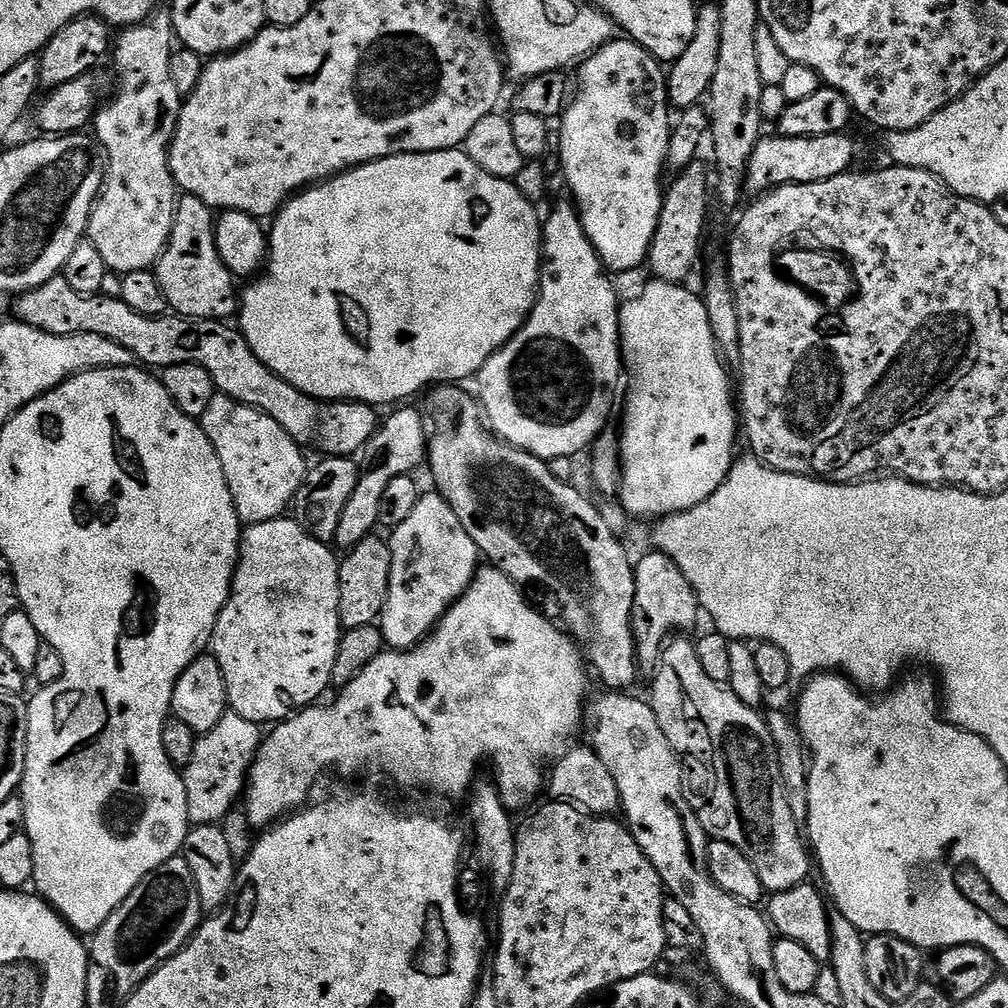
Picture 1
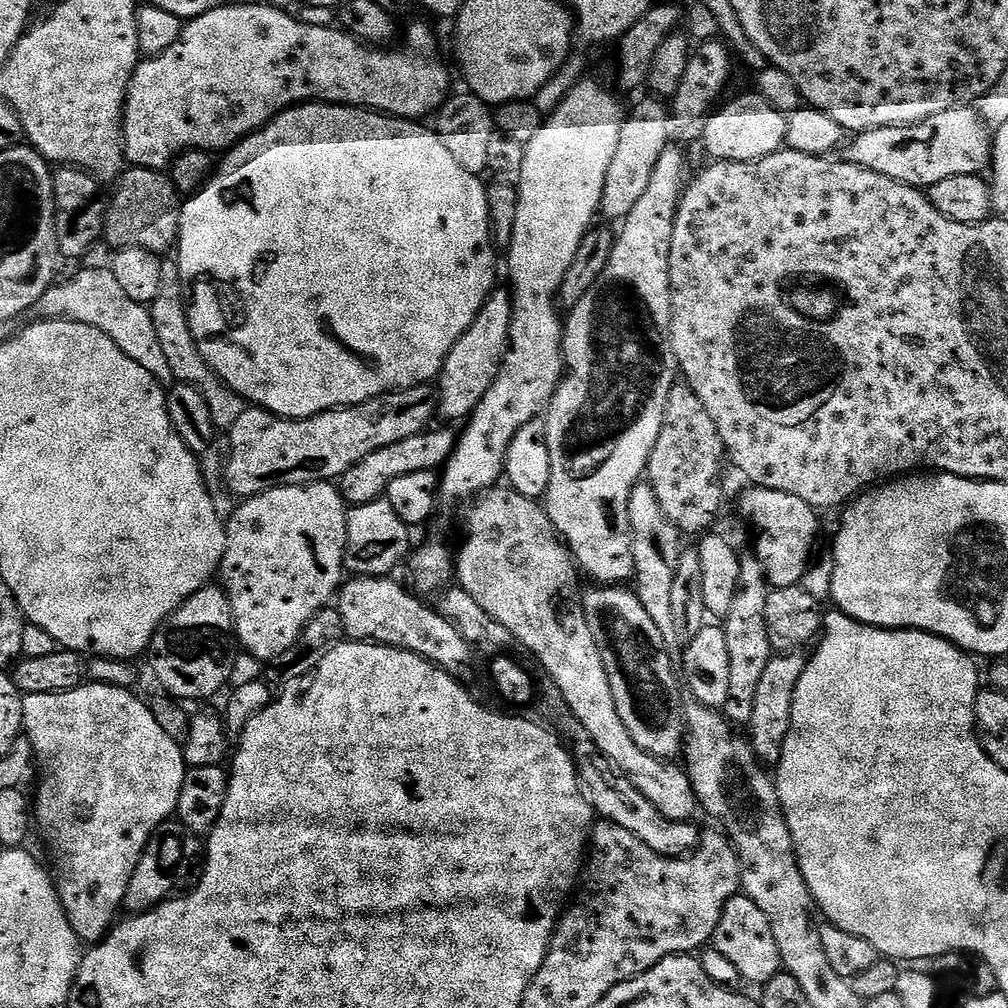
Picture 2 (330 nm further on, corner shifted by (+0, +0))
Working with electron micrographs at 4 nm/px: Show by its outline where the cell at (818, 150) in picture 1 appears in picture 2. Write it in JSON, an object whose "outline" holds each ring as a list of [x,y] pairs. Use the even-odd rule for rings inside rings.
{"outline":[[[969,106],[934,114],[920,124],[895,124],[853,135],[842,156],[851,164],[927,190],[942,182],[942,178],[987,173],[992,162],[992,140],[993,133],[984,118],[975,107]]]}

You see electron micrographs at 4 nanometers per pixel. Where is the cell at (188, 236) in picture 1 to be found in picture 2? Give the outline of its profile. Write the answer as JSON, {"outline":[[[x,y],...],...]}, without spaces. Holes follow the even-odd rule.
{"outline":[[[132,166],[119,177],[116,186],[104,222],[103,239],[109,247],[113,250],[141,248],[157,254],[171,253],[180,239],[182,207],[182,194],[174,186],[171,175],[158,168]]]}

